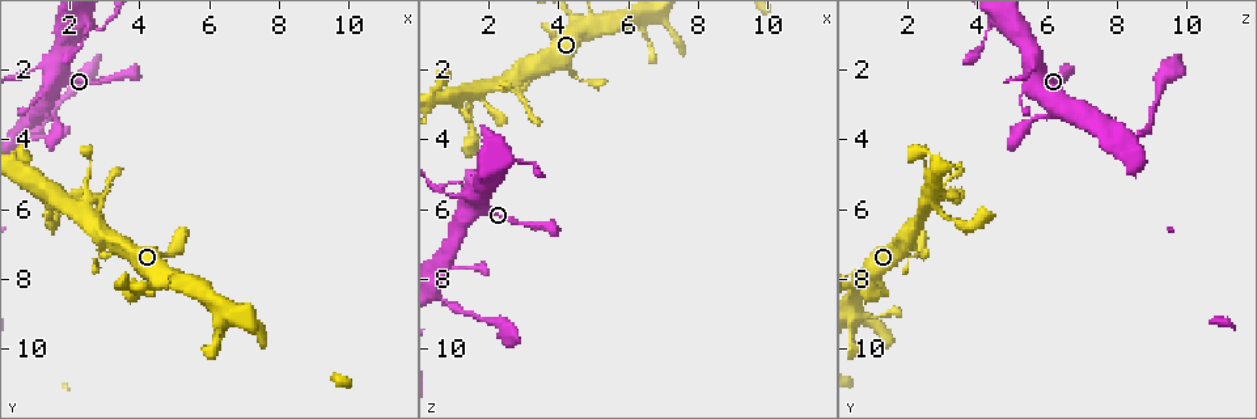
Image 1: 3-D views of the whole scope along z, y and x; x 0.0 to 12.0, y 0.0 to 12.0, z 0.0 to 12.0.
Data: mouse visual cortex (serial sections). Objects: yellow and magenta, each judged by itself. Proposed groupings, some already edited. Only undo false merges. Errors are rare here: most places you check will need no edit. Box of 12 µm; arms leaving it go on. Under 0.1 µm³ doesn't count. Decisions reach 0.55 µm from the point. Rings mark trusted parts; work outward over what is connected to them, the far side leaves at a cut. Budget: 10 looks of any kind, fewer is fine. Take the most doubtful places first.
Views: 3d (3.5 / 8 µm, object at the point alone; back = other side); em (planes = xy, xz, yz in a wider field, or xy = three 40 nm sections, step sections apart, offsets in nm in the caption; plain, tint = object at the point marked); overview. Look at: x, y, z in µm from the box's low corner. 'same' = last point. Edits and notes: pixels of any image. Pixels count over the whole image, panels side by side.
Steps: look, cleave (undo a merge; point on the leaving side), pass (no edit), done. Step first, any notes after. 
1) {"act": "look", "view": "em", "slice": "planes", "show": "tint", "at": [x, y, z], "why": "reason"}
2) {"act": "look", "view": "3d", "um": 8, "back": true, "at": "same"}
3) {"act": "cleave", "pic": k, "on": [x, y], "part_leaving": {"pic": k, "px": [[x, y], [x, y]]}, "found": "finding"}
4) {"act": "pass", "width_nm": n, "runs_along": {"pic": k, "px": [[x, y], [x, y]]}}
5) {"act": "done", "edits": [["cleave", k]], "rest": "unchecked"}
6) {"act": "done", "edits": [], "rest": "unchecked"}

{"act": "look", "view": "3d", "um": 3.5, "at": [2.8, 0.9, 4.6], "why": "sharp bend"}

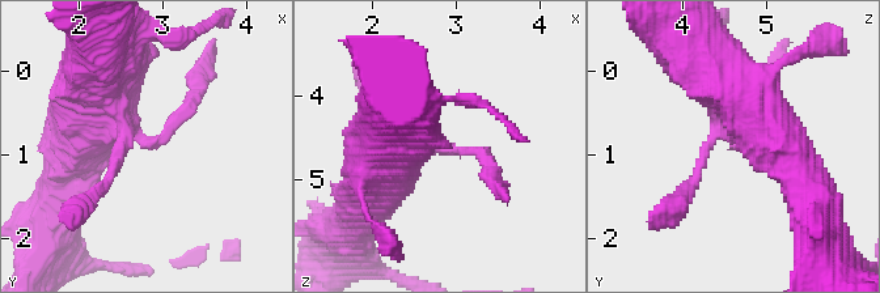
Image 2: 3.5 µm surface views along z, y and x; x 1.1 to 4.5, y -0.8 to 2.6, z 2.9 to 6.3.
{"act": "look", "view": "em", "slice": "xy", "step": 2, "show": "tint", "at": [2.85, 0.85, 4.60], "why": "now the EM"}

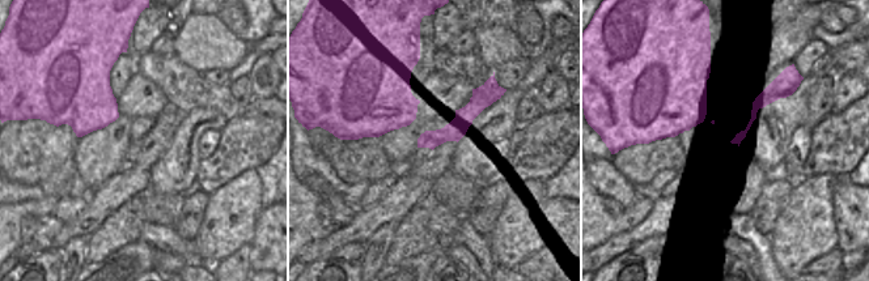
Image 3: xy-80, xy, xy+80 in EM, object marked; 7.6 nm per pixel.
{"act": "pass", "runs_along": {"pic": 3, "px": [[490, 97], [448, 133], [420, 144]]}, "found": "continuous, no second cell"}

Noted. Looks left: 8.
{"act": "look", "view": "3d", "um": 3.5, "at": [1.3, 3.2, 6.2], "why": "branch point"}

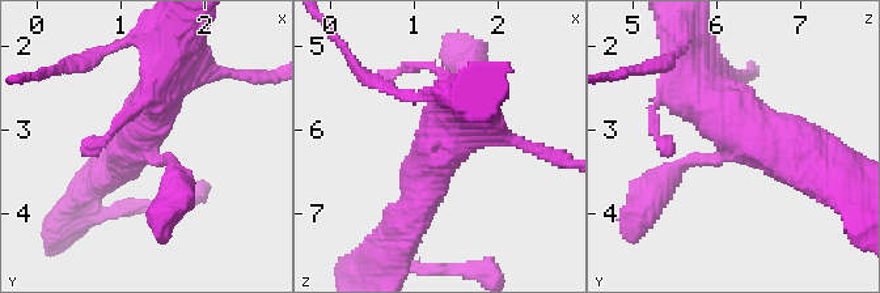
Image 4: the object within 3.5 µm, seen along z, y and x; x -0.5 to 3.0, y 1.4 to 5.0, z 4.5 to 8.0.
{"act": "look", "view": "em", "slice": "planes", "show": "tint", "at": [1.30, 3.30, 6.15], "arms": 3, "arm_widths_nm": [150, 450, 500]}

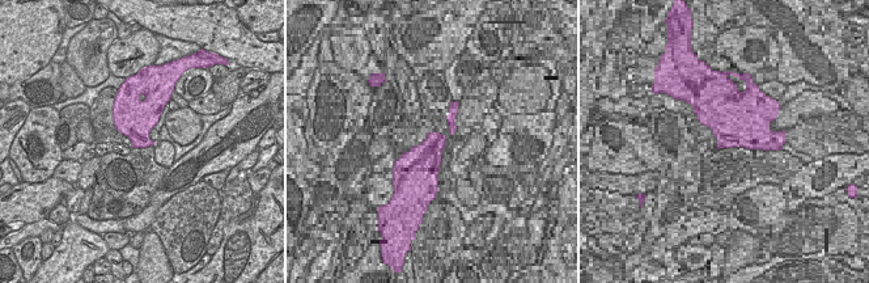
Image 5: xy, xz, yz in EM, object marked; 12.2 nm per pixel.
{"act": "pass", "runs_along": {"pic": 4, "px": [[705, 77], [722, 126], [815, 165]]}, "found": "all the same cell"}

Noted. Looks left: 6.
{"act": "look", "view": "3d", "um": 3.5, "at": [0.8, 3.8, 8.7], "why": "thin neck"}

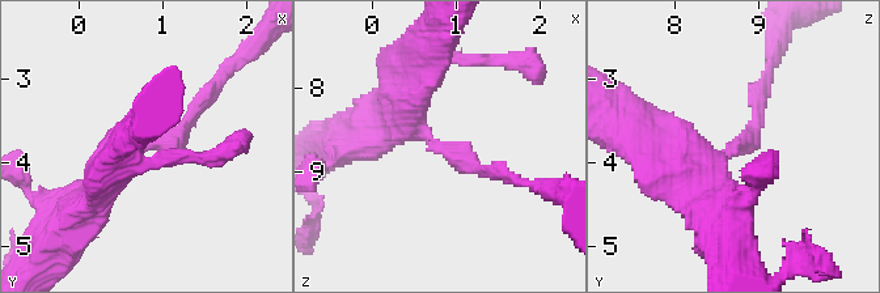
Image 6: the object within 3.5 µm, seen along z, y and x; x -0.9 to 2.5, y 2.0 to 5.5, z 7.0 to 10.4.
{"act": "look", "view": "em", "slice": "xy", "step": 5, "show": "tint", "at": [0.80, 3.80, 8.65], "arm_widths_nm": [150, 450]}

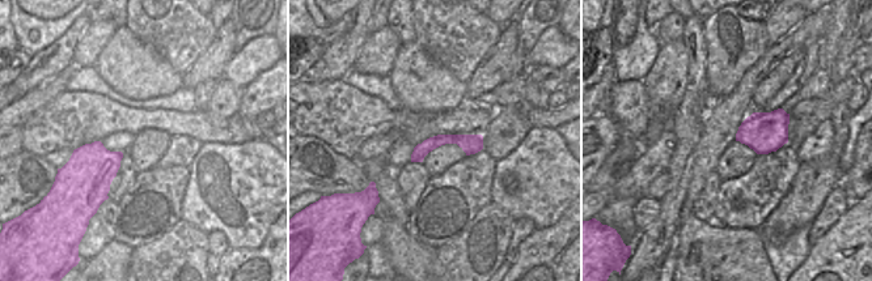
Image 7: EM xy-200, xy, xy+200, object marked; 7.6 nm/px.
{"act": "pass", "runs_along": {"pic": 7, "px": [[479, 139], [440, 139], [414, 158]]}, "found": "continuous, no second cell"}

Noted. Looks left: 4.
{"act": "look", "view": "3d", "um": 3.5, "at": [1.5, 5.9, 2.7], "why": "branch point"}

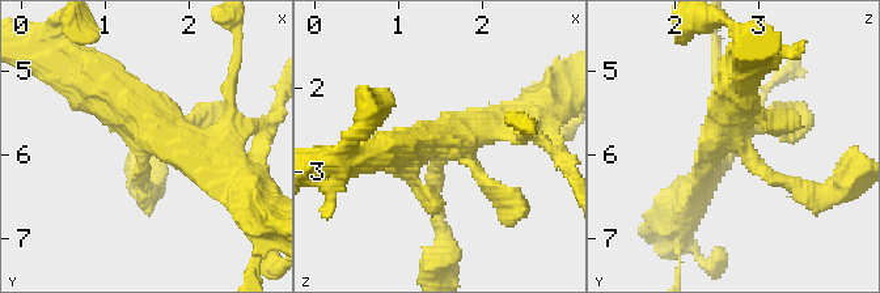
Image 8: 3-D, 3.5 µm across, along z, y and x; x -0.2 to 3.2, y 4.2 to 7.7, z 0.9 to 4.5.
{"act": "look", "view": "em", "slice": "planes", "show": "tint", "at": [1.50, 5.90, 2.80], "why": "need the tissue"}

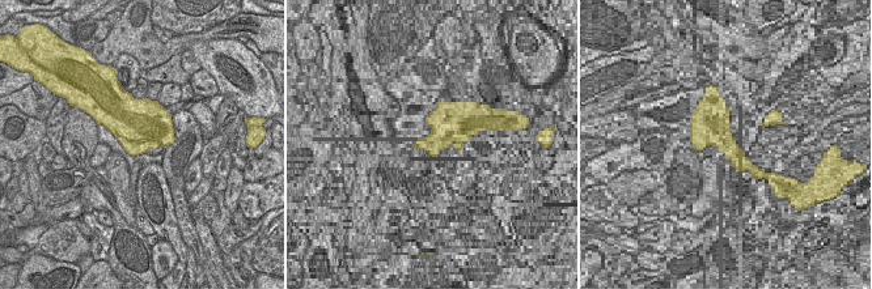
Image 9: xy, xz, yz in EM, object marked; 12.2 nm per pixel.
{"act": "pass", "found": "all the same cell"}

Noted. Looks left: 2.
{"act": "done", "edits": [], "rest": "unchecked"}

